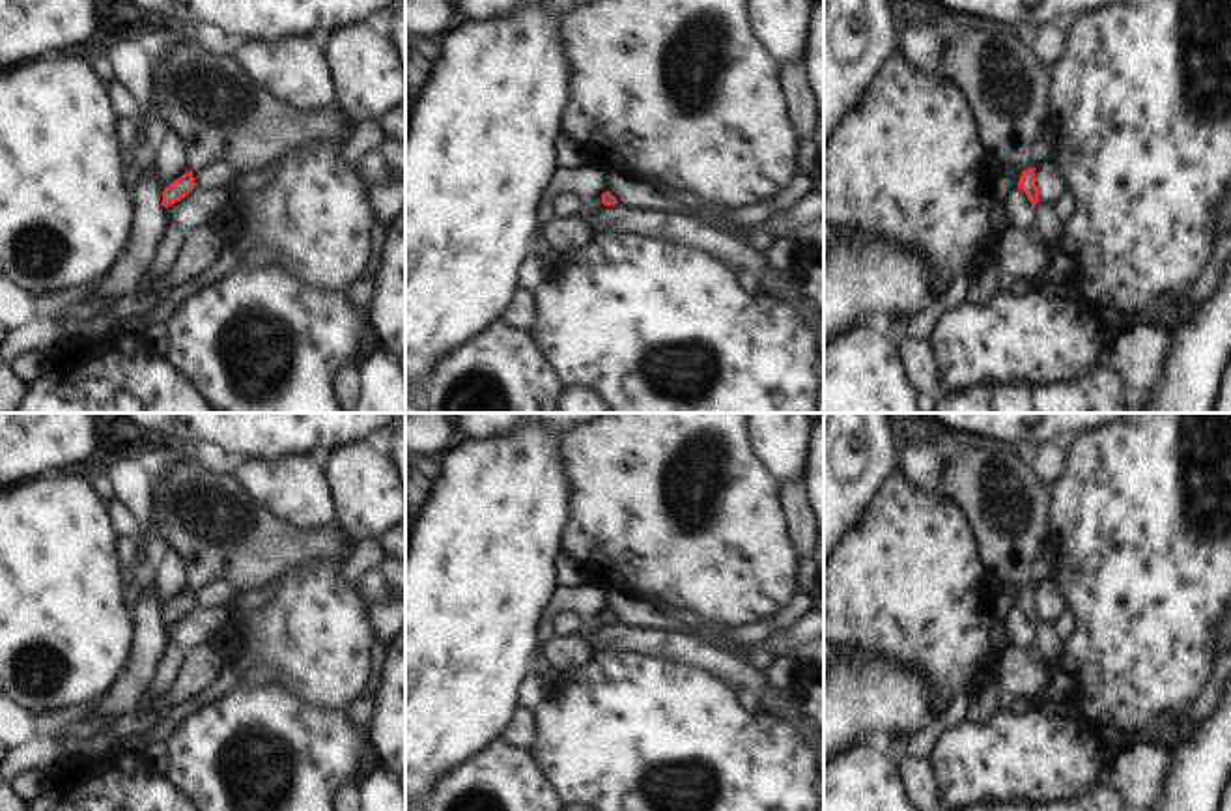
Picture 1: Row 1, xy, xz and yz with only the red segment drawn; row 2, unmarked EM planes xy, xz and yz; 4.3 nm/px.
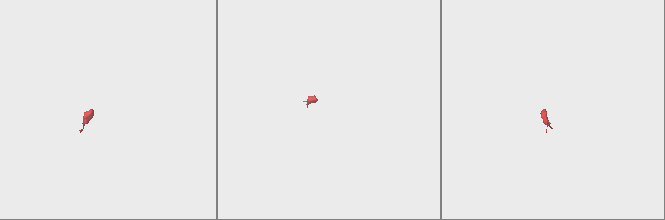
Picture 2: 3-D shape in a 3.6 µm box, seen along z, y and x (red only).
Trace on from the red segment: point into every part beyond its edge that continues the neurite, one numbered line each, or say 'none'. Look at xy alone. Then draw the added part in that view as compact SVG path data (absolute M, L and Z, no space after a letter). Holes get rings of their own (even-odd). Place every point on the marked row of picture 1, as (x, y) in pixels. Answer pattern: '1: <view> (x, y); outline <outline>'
none

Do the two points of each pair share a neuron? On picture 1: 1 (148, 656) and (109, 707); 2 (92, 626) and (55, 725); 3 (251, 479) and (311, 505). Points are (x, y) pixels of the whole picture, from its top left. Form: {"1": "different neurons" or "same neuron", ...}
{"1": "same neuron", "2": "different neurons", "3": "same neuron"}

